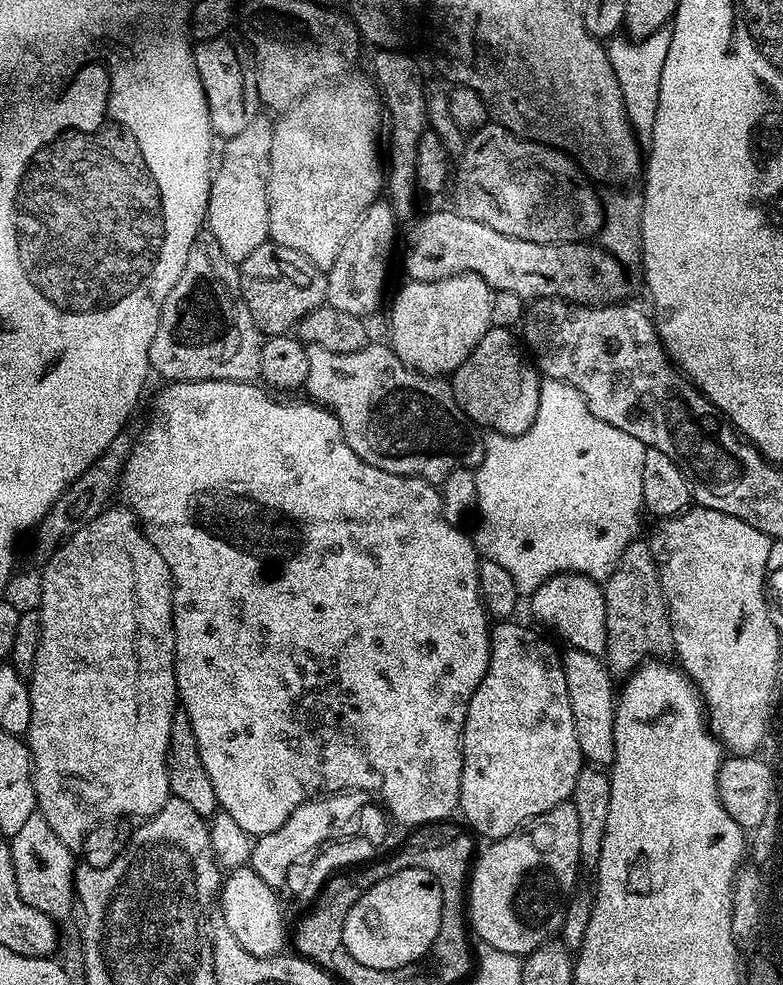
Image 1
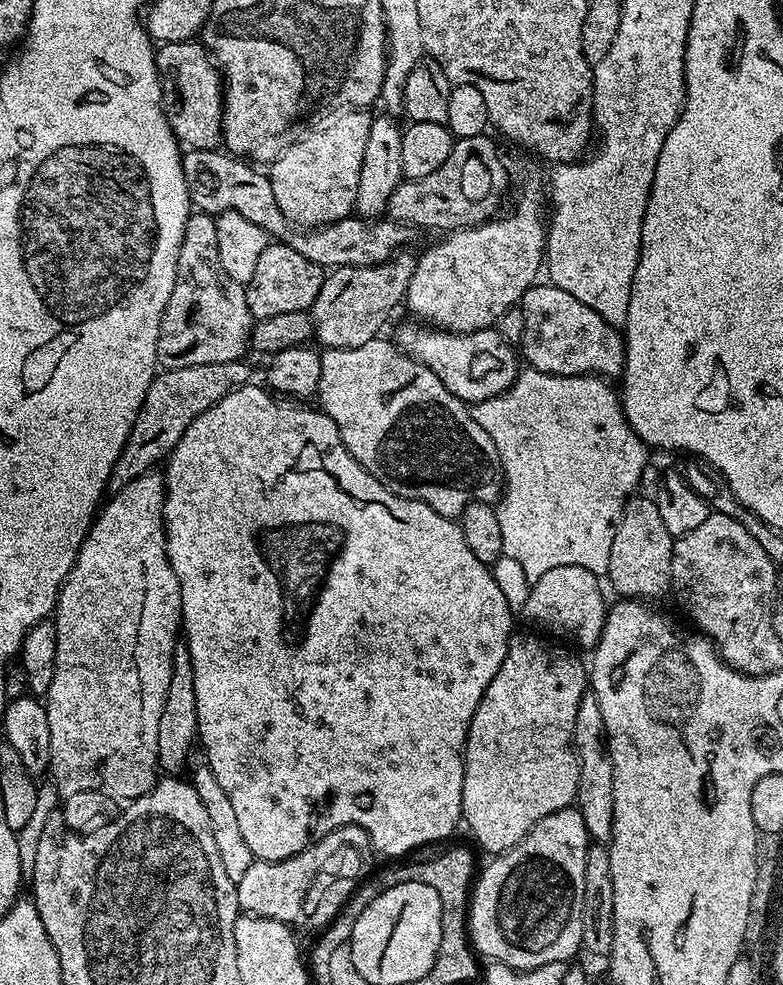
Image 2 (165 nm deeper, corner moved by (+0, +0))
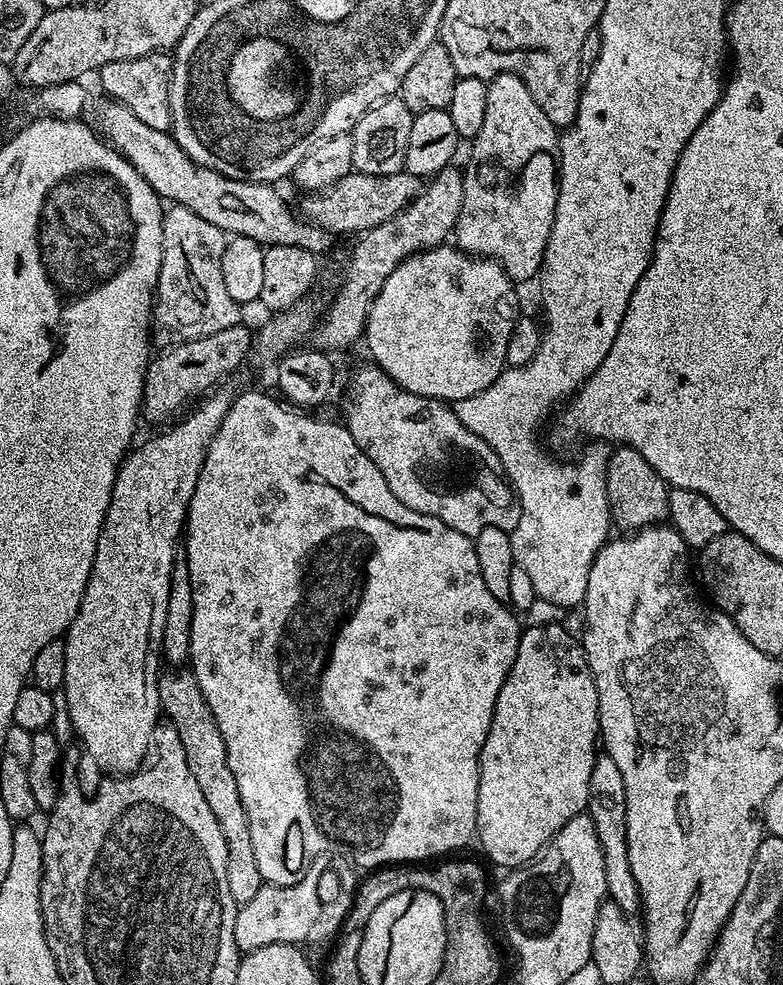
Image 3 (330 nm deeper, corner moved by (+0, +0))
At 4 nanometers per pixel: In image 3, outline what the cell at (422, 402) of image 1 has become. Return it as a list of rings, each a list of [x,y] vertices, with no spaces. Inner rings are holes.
[[[371,362],[365,364],[365,368],[360,368],[353,374],[352,381],[348,384],[348,396],[352,399],[352,413],[349,414],[348,420],[346,419],[346,427],[350,430],[354,442],[358,442],[361,450],[368,455],[370,462],[374,462],[374,466],[378,466],[378,470],[382,470],[382,478],[386,478],[386,486],[390,486],[390,490],[394,490],[394,498],[398,498],[398,502],[402,502],[410,510],[418,510],[422,514],[430,514],[434,518],[438,518],[446,526],[458,530],[458,534],[463,536],[474,538],[482,530],[486,530],[486,526],[498,526],[498,530],[506,530],[511,534],[518,526],[520,502],[516,498],[512,485],[508,483],[500,467],[500,459],[496,457],[494,450],[490,450],[487,442],[478,438],[478,434],[474,434],[474,430],[466,430],[466,426],[462,426],[462,422],[458,422],[458,416],[454,414],[451,403],[434,400],[430,396],[414,394],[395,384],[376,364]]]

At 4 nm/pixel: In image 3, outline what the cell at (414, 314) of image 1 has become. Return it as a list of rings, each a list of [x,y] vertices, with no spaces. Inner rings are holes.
[[[503,72],[493,76],[487,81],[488,93],[486,94],[486,119],[482,121],[482,130],[478,130],[476,136],[471,137],[472,153],[468,156],[468,165],[463,165],[464,185],[462,186],[462,210],[458,214],[456,231],[454,233],[455,247],[461,252],[467,252],[470,256],[483,256],[491,258],[504,268],[504,273],[514,282],[528,280],[537,275],[540,265],[544,263],[544,251],[550,238],[550,230],[554,226],[554,214],[556,213],[556,185],[558,183],[558,129],[556,125],[542,114],[542,106],[534,102],[534,94],[526,90],[526,82],[518,78],[512,72]]]

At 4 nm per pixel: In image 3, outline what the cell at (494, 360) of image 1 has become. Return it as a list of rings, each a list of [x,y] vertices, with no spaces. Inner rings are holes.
[[[455,246],[425,248],[423,252],[414,253],[397,266],[390,274],[390,278],[386,278],[386,282],[382,282],[382,288],[378,290],[378,296],[374,298],[374,302],[370,306],[370,314],[364,327],[362,340],[363,343],[368,343],[368,352],[372,355],[369,356],[371,363],[379,366],[398,386],[419,396],[430,396],[441,402],[455,402],[462,398],[470,398],[470,394],[478,394],[478,390],[486,390],[486,386],[490,386],[490,382],[494,382],[494,378],[498,378],[498,374],[503,372],[506,367],[504,363],[506,342],[510,338],[512,323],[518,315],[516,292],[512,288],[515,288],[514,281],[504,273],[503,266],[491,258],[470,256]]]

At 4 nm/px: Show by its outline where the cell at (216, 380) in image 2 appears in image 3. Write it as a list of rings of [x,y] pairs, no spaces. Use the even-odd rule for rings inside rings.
[[[449,166],[443,168],[436,176],[431,177],[423,185],[422,191],[413,198],[406,207],[394,218],[386,218],[382,226],[374,226],[370,230],[359,233],[355,237],[356,245],[352,248],[352,253],[348,256],[348,265],[344,268],[344,277],[340,280],[340,285],[336,288],[336,293],[332,296],[332,301],[328,304],[328,309],[322,312],[318,323],[310,333],[310,340],[313,340],[315,347],[319,351],[329,354],[336,354],[339,348],[348,348],[355,340],[359,341],[364,334],[364,327],[370,314],[370,306],[374,298],[378,296],[378,290],[382,288],[382,282],[390,278],[390,274],[399,266],[403,260],[410,258],[416,252],[423,252],[425,248],[436,248],[445,243],[444,240],[453,235],[456,231],[458,214],[462,210],[462,186],[464,185],[464,173],[459,167]]]

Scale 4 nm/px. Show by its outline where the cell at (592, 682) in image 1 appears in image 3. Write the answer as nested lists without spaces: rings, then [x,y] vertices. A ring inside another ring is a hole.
[[[606,754],[597,755],[594,770],[590,774],[586,815],[594,822],[598,846],[602,846],[602,862],[606,866],[607,899],[613,900],[630,918],[635,917],[635,912],[637,915],[641,911],[640,891],[630,870],[626,846],[626,785],[622,782],[622,770],[618,770],[614,758]]]

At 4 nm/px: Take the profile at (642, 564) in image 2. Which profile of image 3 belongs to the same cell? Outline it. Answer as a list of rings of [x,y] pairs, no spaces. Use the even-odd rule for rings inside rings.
[[[616,446],[608,453],[606,466],[606,494],[608,495],[608,515],[611,523],[620,530],[647,528],[653,524],[664,524],[668,520],[669,485],[638,454],[638,450]]]

